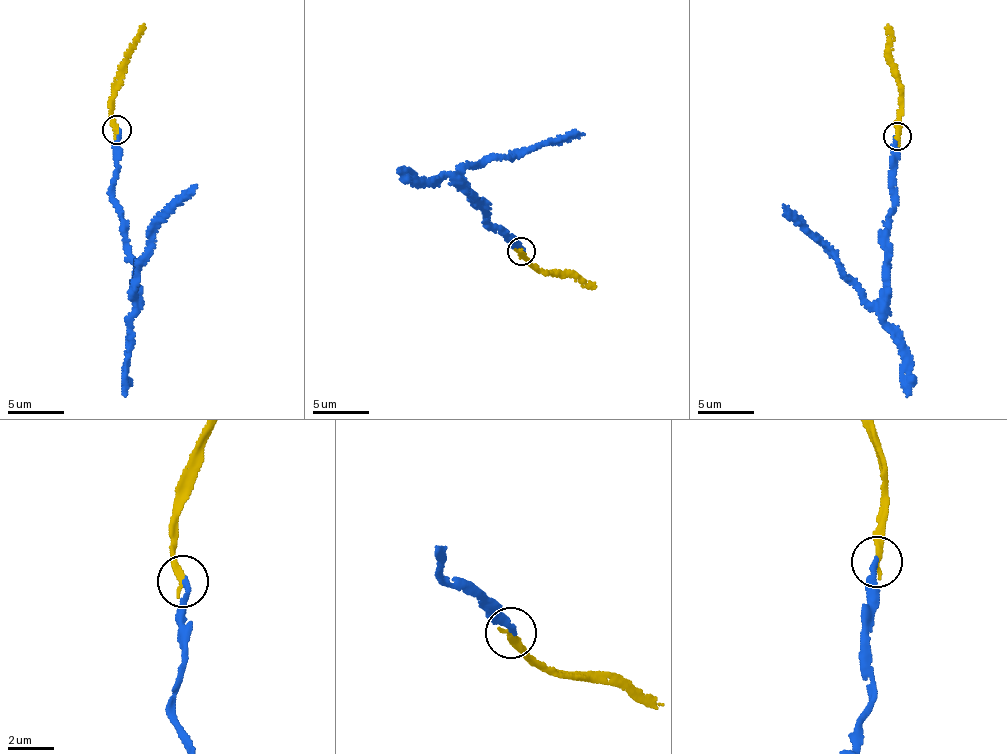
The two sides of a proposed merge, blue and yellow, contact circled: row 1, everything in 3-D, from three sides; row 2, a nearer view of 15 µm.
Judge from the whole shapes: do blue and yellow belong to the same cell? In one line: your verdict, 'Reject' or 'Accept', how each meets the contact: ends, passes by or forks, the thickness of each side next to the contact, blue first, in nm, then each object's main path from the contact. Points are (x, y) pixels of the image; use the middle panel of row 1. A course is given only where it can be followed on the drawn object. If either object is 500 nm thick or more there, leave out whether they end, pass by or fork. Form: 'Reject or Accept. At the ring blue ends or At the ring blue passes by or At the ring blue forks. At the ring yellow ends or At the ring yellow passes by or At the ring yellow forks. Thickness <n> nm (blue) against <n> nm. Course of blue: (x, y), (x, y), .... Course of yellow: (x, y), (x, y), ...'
Accept. At the ring blue ends. At the ring yellow ends. Thickness 240 nm (blue) against 280 nm. Course of blue: (521, 252), (500, 228), (484, 221), (485, 210), (460, 187), (464, 169), (584, 134). Course of yellow: (521, 252), (539, 269), (596, 286)

